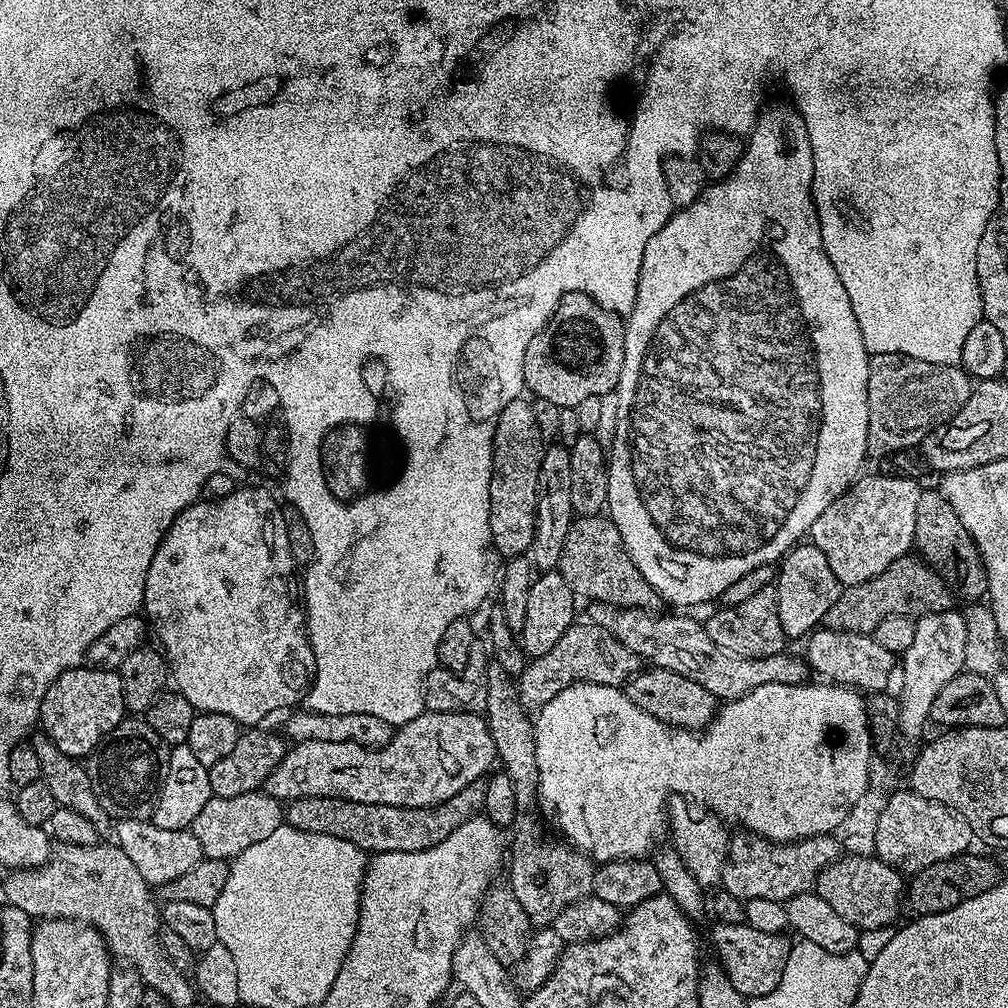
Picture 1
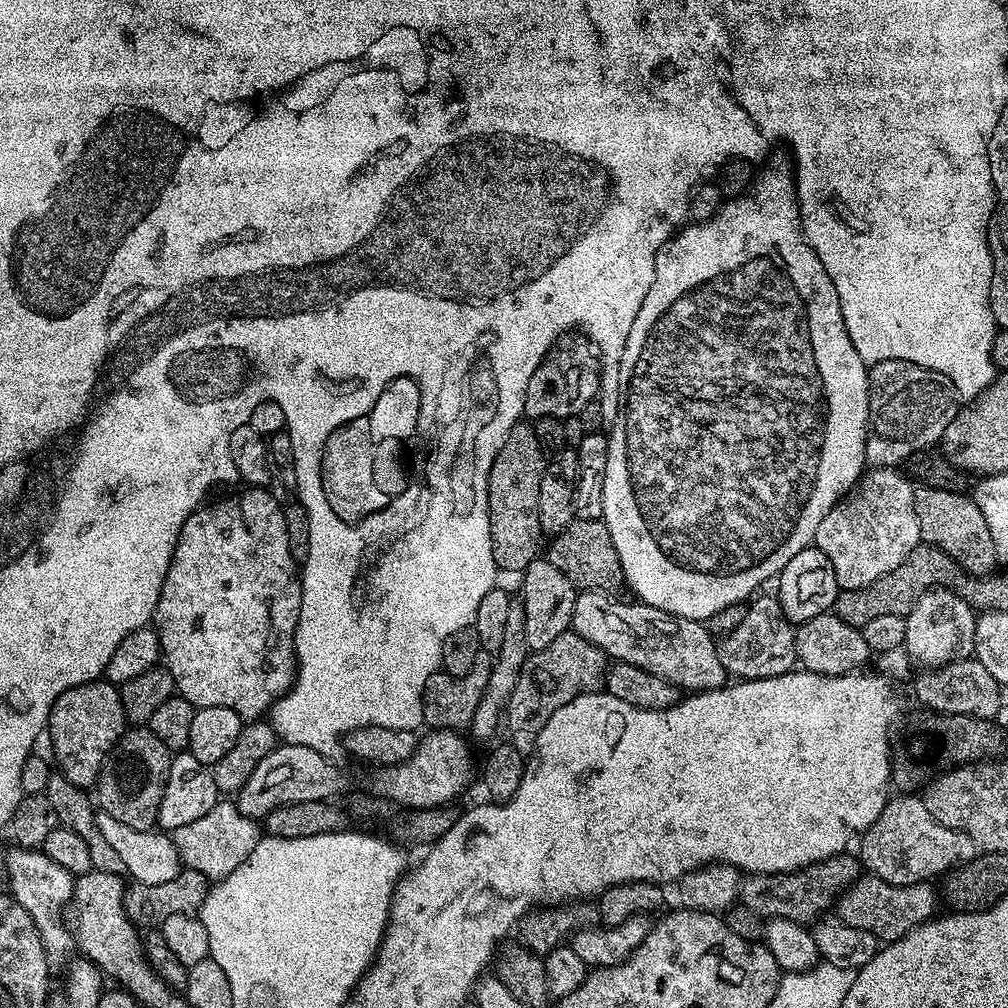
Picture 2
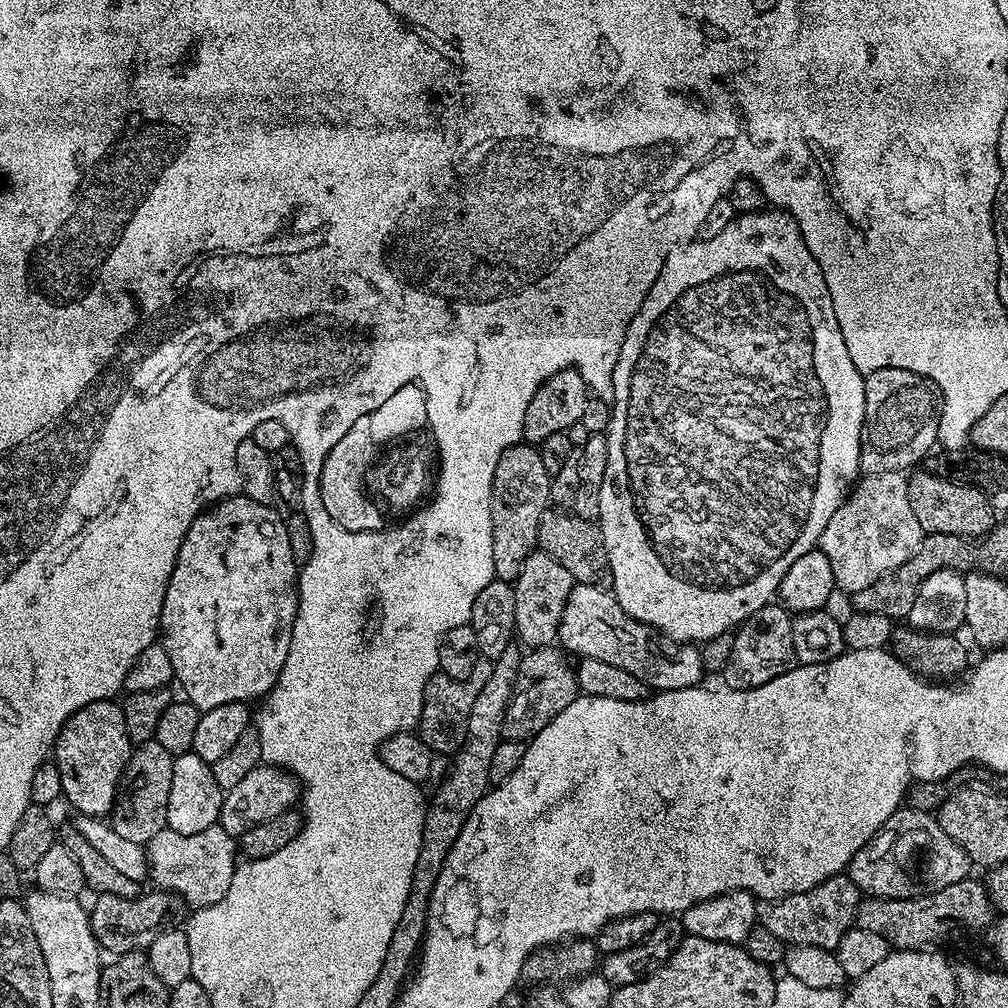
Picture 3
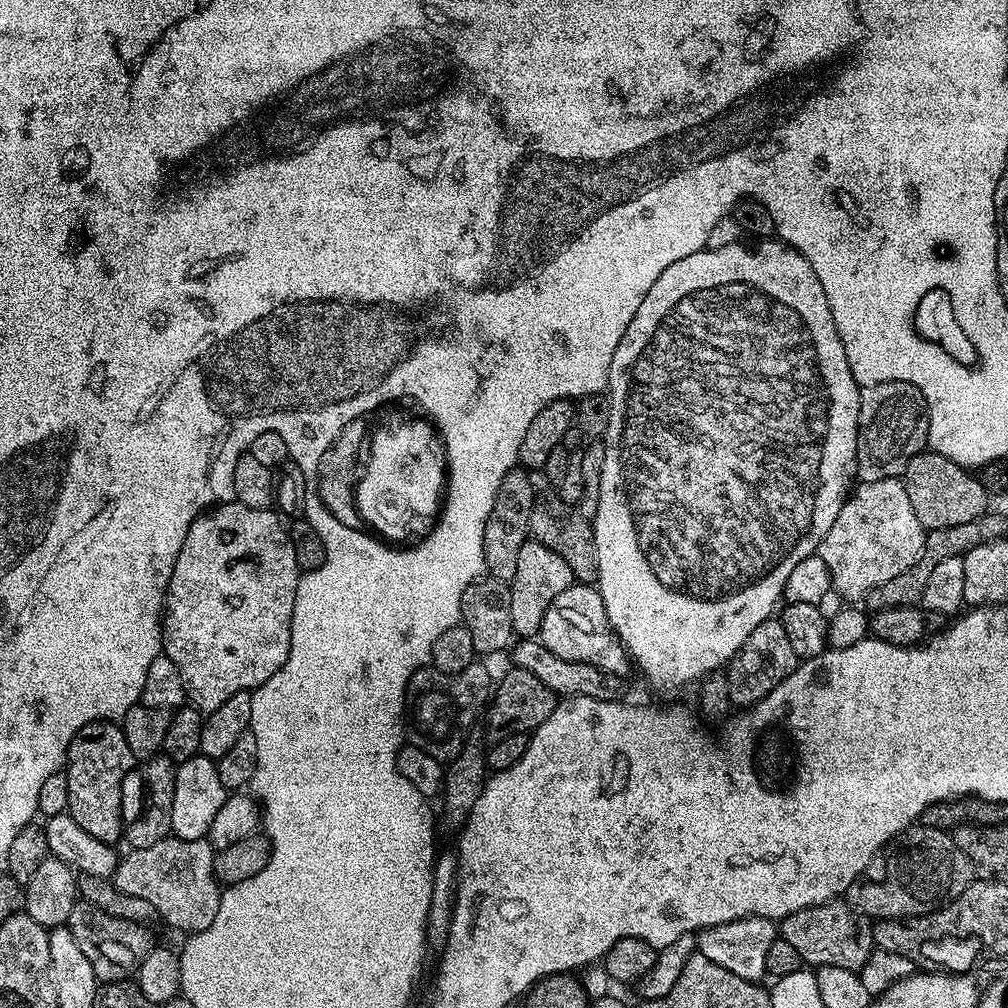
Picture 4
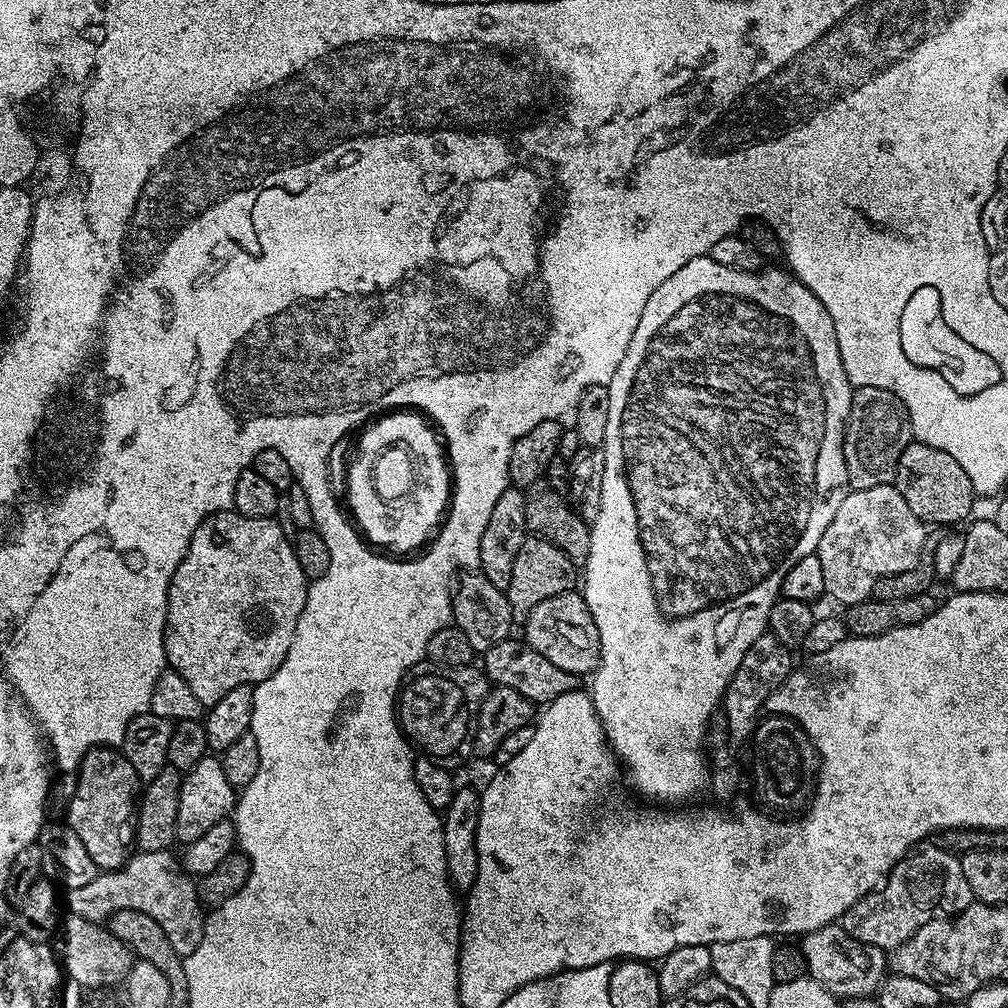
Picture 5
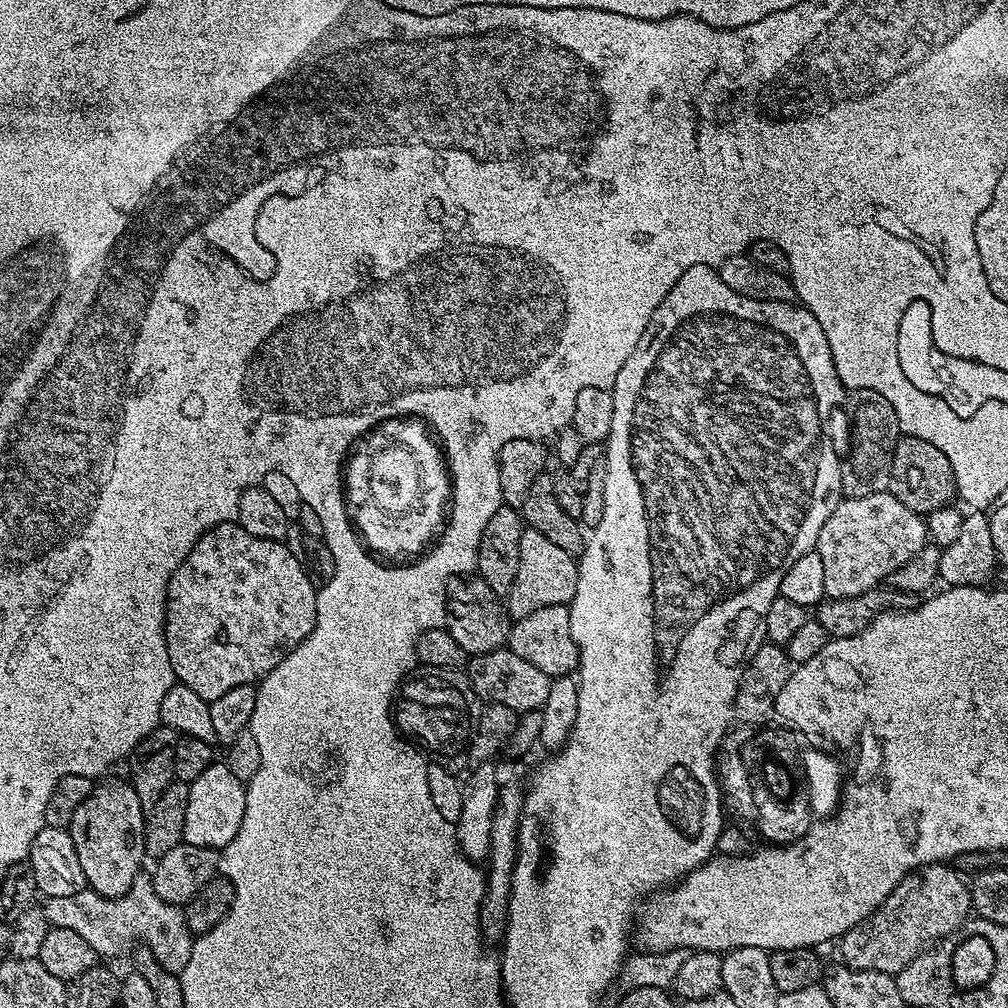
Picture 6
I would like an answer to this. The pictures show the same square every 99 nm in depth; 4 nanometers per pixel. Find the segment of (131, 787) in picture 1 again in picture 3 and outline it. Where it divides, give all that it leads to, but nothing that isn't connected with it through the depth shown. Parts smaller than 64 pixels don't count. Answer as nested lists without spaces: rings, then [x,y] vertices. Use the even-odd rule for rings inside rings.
[[[153,738],[145,744],[133,747],[126,769],[127,779],[132,779],[132,789],[121,791],[116,797],[116,806],[110,813],[114,834],[130,842],[147,846],[150,838],[168,827],[166,806],[170,802],[170,782],[174,779],[174,757]]]

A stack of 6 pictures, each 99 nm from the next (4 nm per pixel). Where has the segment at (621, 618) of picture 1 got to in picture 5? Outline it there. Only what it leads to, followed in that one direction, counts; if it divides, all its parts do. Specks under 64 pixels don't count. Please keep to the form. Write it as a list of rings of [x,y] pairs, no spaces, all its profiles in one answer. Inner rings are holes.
[[[579,591],[554,594],[554,598],[538,602],[538,606],[530,610],[528,619],[523,621],[522,628],[524,628],[522,633],[524,643],[538,650],[542,658],[554,662],[554,666],[574,674],[577,678],[587,677],[595,672],[600,664],[598,626],[594,626],[594,618]]]

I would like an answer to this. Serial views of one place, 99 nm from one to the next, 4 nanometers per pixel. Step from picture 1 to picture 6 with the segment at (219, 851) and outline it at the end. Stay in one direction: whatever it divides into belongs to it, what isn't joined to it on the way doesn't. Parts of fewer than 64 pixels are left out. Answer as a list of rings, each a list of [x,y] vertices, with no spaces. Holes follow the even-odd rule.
[[[137,878],[128,892],[111,898],[99,896],[91,890],[70,894],[66,898],[49,896],[43,910],[51,927],[74,930],[74,934],[86,938],[97,957],[116,956],[120,952],[120,944],[135,945],[139,942],[152,951],[162,967],[171,972],[179,974],[186,962],[190,962],[194,934],[188,928],[183,907],[158,898],[152,889],[151,879]]]

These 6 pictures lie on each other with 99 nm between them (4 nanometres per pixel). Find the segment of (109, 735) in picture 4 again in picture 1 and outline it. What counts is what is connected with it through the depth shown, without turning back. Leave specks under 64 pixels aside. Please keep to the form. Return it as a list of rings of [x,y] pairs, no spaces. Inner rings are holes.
[[[81,666],[67,668],[55,682],[48,687],[42,698],[39,727],[62,754],[77,758],[87,758],[95,748],[126,718],[122,698],[122,678],[119,671]]]

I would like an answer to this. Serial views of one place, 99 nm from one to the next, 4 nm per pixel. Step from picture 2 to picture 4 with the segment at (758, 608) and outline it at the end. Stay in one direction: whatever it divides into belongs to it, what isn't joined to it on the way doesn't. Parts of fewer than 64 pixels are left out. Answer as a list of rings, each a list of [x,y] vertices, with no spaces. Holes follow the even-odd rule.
[[[770,618],[762,622],[762,626],[756,627],[754,634],[750,634],[746,642],[742,642],[742,646],[736,651],[735,658],[727,665],[726,673],[733,705],[751,706],[762,698],[766,698],[766,694],[770,694],[770,690],[774,690],[778,682],[785,680],[796,669],[797,663],[798,657],[790,646],[789,635],[783,629],[782,620]]]

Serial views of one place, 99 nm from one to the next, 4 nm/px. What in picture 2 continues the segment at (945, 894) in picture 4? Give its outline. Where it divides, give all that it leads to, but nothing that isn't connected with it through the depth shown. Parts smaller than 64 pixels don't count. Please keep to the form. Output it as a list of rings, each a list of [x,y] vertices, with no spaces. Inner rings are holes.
[[[896,794],[884,803],[882,814],[859,837],[858,859],[869,876],[882,878],[894,886],[910,886],[935,881],[970,862],[978,855],[975,842],[959,828],[942,826],[926,810],[923,799],[916,794]]]

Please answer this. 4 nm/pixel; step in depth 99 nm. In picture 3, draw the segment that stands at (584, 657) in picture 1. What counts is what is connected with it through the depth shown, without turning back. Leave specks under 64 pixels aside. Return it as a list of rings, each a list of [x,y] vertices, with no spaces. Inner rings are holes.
[[[556,646],[534,648],[525,651],[523,655],[521,655],[517,680],[514,682],[513,694],[509,700],[505,720],[502,722],[503,739],[518,740],[521,742],[531,740],[533,736],[539,734],[542,730],[542,726],[546,726],[555,716],[562,714],[562,710],[566,710],[566,706],[570,706],[570,702],[576,700],[578,695],[576,669],[571,663],[568,665],[567,659],[569,660],[569,657]]]

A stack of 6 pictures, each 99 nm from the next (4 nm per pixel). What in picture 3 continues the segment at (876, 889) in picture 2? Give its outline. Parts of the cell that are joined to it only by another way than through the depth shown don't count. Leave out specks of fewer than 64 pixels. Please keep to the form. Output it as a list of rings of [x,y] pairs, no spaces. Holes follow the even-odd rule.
[[[969,878],[962,882],[954,882],[954,886],[946,886],[941,892],[932,892],[929,896],[915,896],[899,900],[898,898],[882,898],[881,896],[869,896],[861,899],[856,911],[855,927],[868,930],[871,933],[881,935],[888,945],[896,950],[924,950],[929,946],[944,946],[947,940],[960,940],[963,936],[972,936],[989,927],[994,920],[992,899],[988,896],[988,889],[975,878]]]

